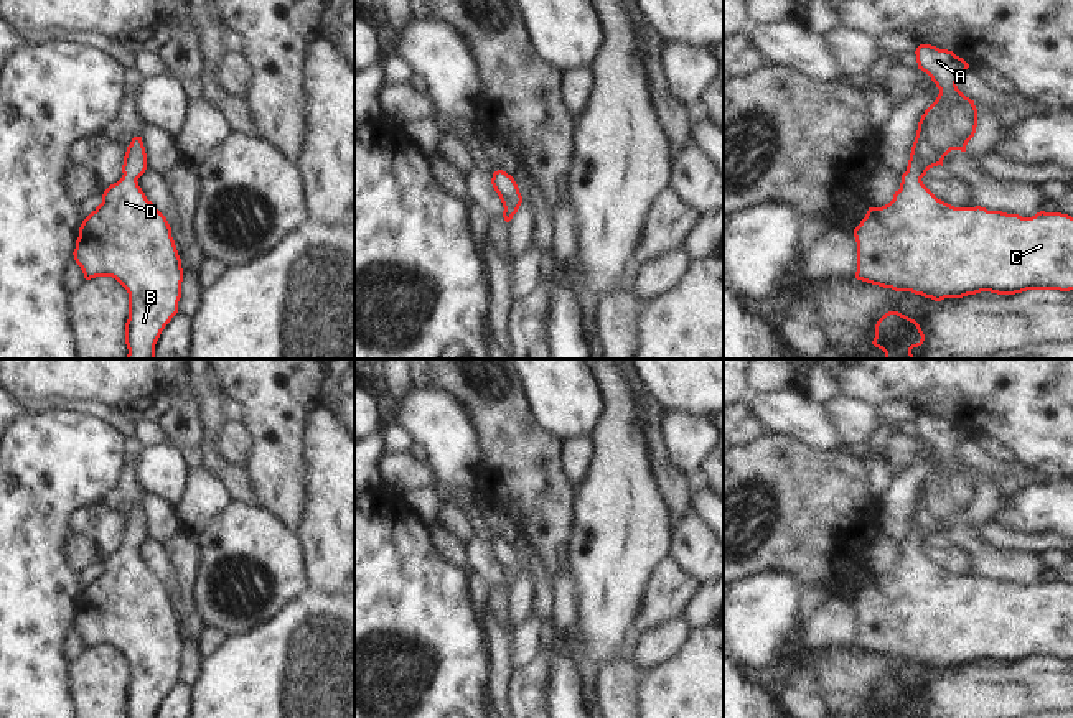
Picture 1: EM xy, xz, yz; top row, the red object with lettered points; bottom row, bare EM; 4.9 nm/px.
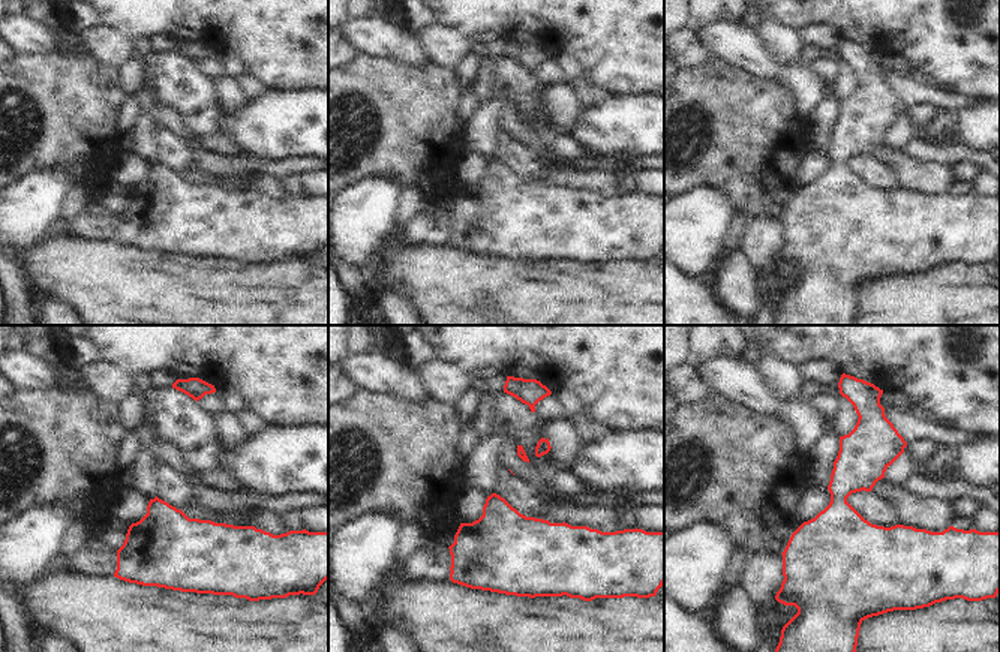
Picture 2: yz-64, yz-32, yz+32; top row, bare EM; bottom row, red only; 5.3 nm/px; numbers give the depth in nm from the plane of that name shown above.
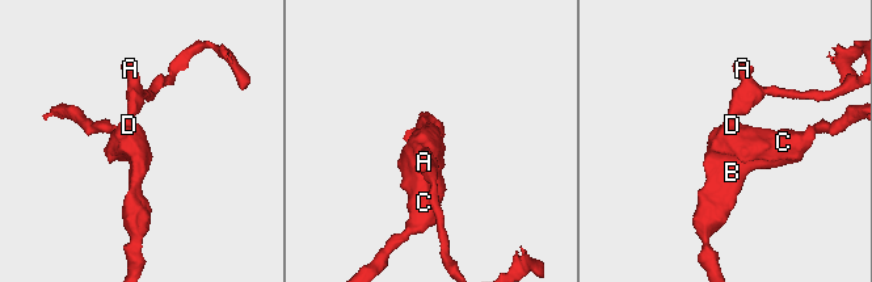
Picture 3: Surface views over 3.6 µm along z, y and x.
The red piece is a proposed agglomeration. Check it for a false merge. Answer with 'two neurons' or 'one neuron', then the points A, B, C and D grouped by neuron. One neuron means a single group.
one neuron; A B C D

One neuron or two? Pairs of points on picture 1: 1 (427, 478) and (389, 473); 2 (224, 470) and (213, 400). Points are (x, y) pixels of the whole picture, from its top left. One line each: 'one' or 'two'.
1: one
2: one

